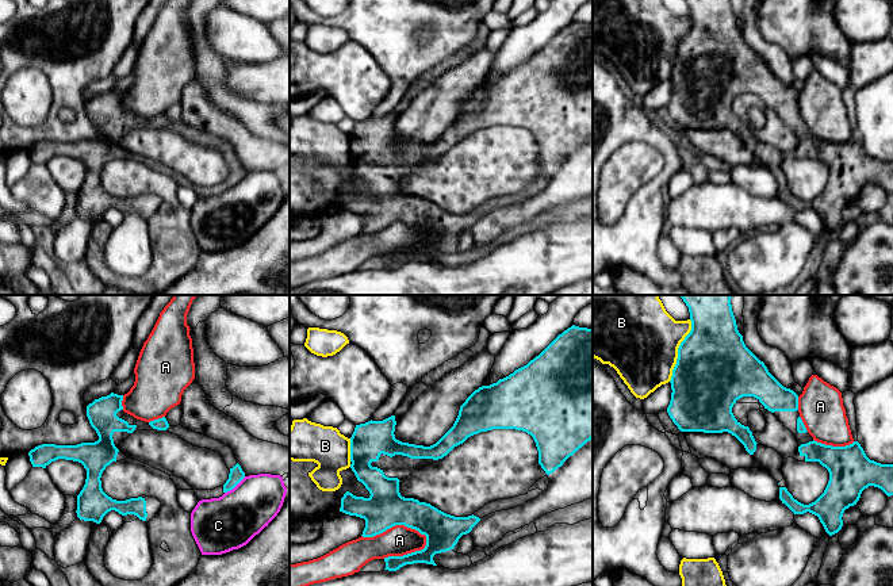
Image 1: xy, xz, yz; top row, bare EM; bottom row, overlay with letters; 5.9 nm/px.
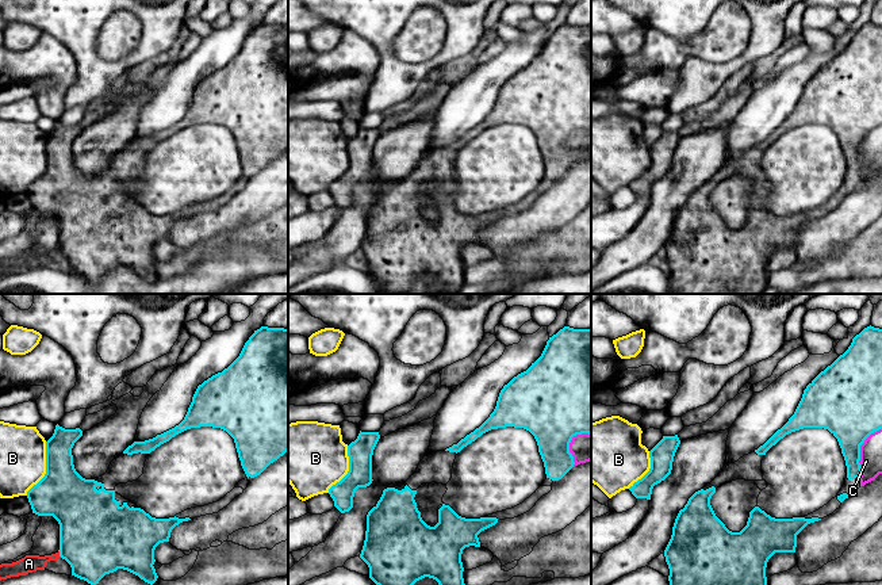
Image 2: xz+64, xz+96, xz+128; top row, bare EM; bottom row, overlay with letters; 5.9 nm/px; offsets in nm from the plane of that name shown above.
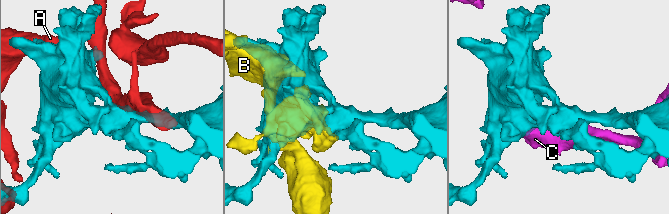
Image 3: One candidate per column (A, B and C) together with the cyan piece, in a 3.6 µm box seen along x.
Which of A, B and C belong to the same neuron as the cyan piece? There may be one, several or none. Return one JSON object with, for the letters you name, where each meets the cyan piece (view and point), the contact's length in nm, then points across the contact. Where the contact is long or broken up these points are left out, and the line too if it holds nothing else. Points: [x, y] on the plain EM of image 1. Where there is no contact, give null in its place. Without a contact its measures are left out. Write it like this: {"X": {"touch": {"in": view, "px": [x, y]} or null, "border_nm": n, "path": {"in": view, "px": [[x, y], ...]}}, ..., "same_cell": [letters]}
{"same_cell": []}

